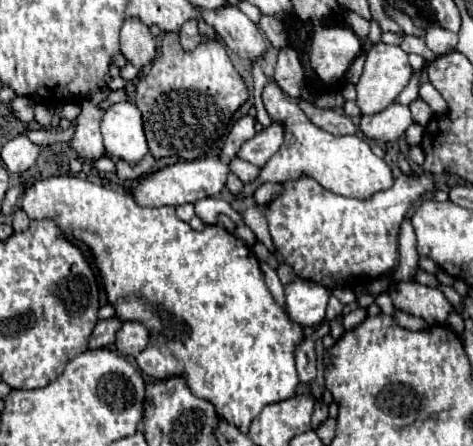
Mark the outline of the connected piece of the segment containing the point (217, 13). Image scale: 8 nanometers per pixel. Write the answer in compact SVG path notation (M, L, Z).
M226 4L226 8L218 10L202 10L198 7L197 10L224 40L226 48L236 52L240 58L256 60L260 54L266 52L264 34L240 8Z

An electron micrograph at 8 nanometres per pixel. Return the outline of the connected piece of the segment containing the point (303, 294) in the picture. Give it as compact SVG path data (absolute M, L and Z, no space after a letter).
M294 278L284 286L288 316L302 326L316 326L324 320L330 290L312 280Z

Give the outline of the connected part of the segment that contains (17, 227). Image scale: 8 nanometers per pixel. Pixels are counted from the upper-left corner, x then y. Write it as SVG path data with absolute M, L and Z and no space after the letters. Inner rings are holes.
M16 210L14 216L12 216L12 228L14 228L14 232L24 232L28 228L28 224L30 224L30 218L26 216L26 212L24 210Z

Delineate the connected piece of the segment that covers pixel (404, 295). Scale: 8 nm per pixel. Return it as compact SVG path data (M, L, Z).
M400 282L390 298L398 310L420 316L428 324L434 322L434 326L442 326L452 310L452 304L438 288L422 286L418 282Z

